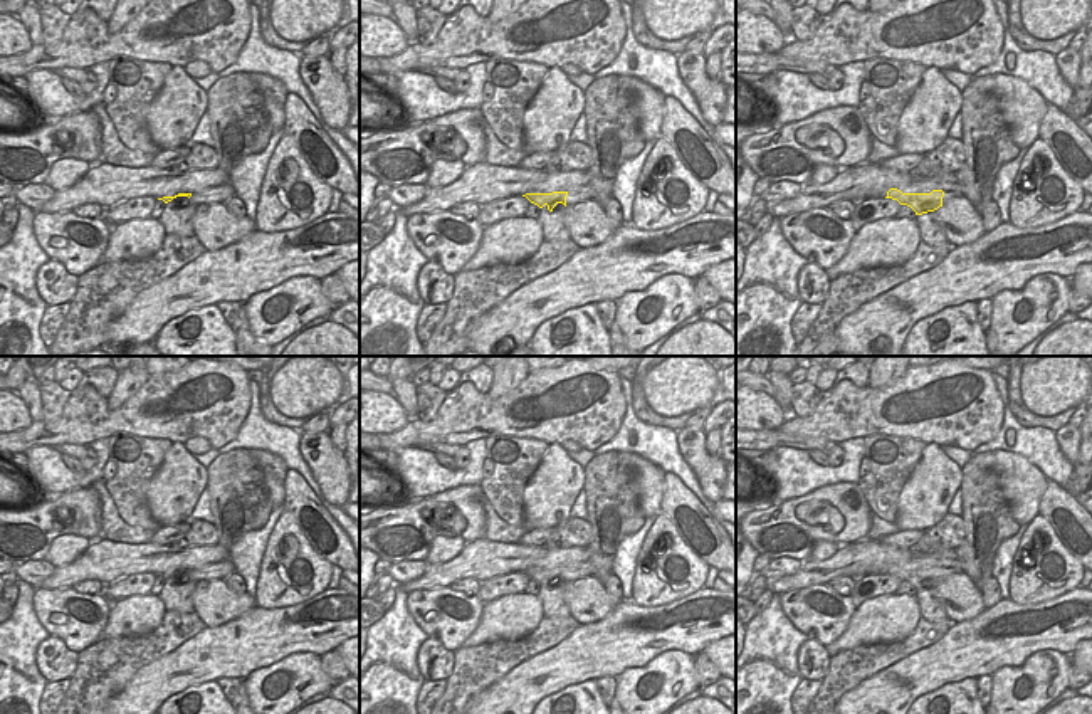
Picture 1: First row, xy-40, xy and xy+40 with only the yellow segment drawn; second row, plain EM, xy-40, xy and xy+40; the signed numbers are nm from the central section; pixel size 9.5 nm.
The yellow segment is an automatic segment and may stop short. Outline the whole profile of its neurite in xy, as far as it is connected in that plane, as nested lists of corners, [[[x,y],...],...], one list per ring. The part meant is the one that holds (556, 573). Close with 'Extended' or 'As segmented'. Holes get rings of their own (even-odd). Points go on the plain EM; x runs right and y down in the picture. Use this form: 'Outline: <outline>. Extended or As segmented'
Outline: [[[585,561],[568,568],[553,568],[553,570],[531,568],[522,573],[526,573],[531,580],[538,581],[539,585],[546,581],[548,586],[553,588],[553,585],[558,580],[571,583],[581,578],[595,576],[595,566],[590,561]]]. Extended.

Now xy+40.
Outline: [[[919,558],[890,564],[885,575],[897,576],[900,581],[911,583],[916,588],[916,591],[922,591],[937,586],[946,578],[958,573],[963,573],[958,559],[939,561]]]. Extended.

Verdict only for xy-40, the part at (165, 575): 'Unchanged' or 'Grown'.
Grown.

